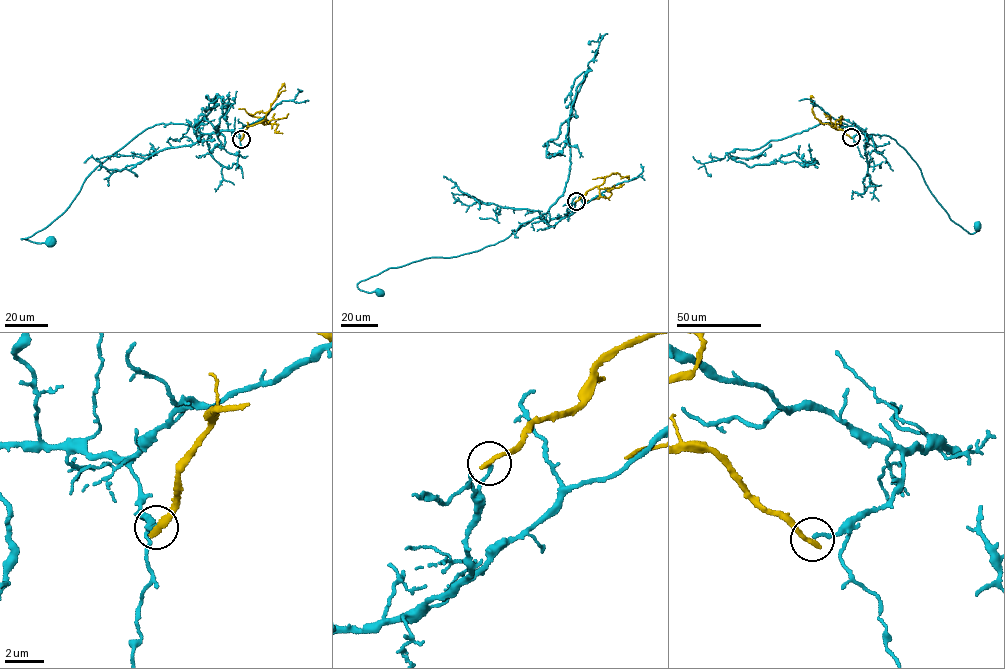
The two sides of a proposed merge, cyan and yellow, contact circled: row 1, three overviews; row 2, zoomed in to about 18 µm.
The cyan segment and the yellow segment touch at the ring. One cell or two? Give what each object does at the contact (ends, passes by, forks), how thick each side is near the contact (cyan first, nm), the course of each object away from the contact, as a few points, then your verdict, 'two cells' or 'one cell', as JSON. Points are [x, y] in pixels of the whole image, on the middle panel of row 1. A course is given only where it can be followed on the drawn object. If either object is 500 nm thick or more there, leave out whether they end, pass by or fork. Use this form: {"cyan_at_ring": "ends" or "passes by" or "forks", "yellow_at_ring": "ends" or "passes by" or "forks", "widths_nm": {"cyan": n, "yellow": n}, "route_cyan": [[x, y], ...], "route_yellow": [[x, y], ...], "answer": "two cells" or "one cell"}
{"cyan_at_ring": "ends", "yellow_at_ring": "ends", "widths_nm": {"cyan": 180, "yellow": 320}, "route_cyan": [[576, 201], [572, 214], [533, 218], [494, 244], [391, 267], [357, 285], [379, 293]], "route_yellow": [[576, 201], [612, 173], [629, 180]], "answer": "two cells"}

